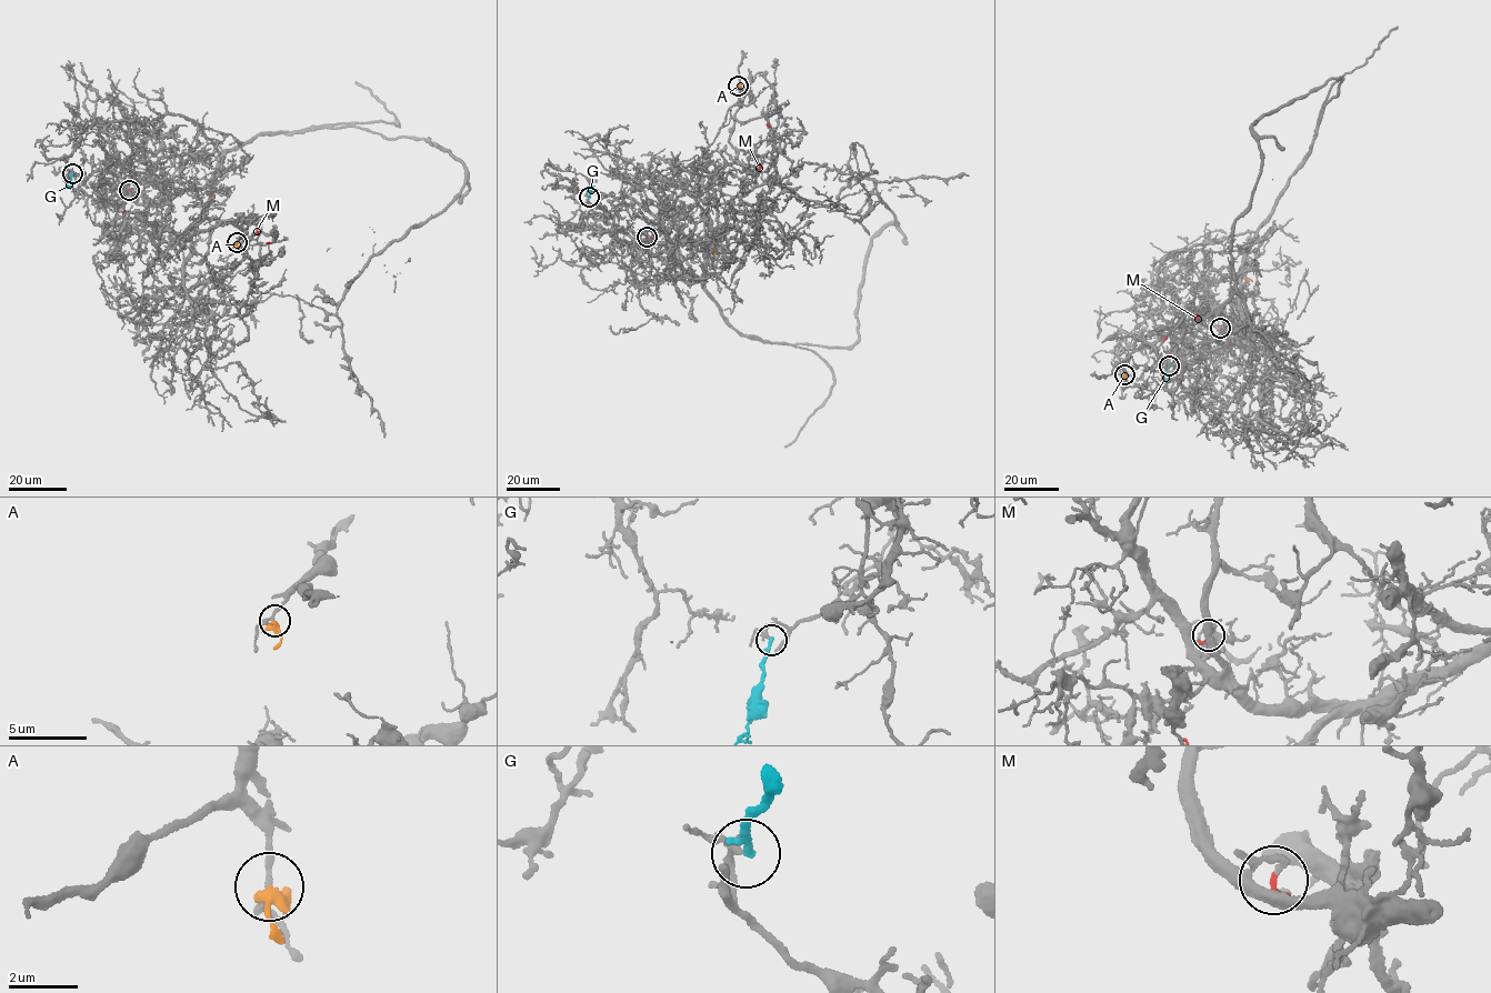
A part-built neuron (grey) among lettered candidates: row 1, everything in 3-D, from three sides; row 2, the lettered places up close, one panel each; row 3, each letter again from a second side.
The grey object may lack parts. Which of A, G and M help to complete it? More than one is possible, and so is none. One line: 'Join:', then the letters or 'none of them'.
Join: none of them

